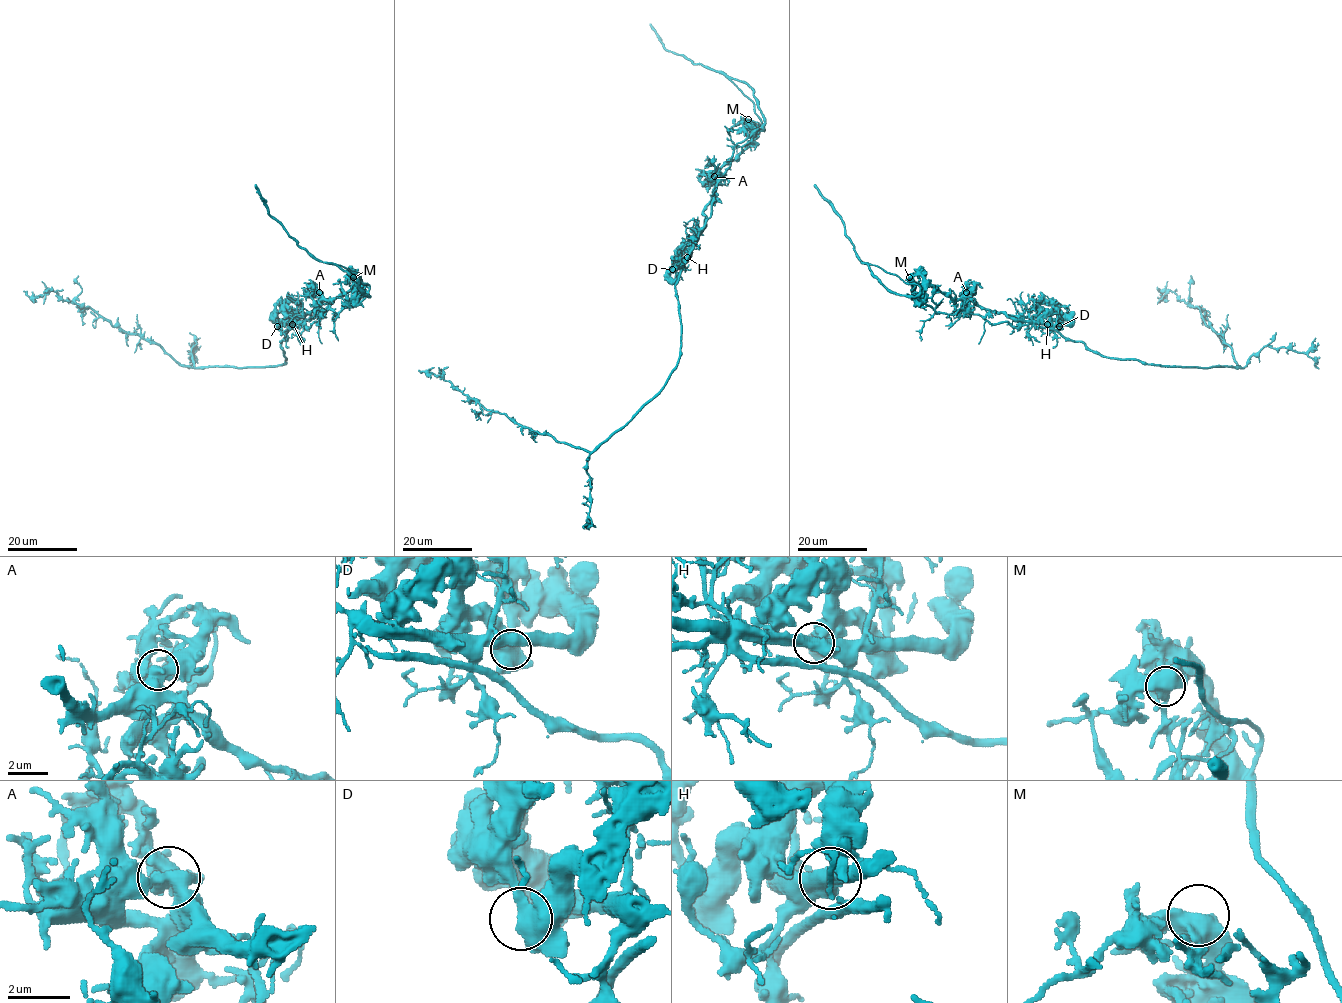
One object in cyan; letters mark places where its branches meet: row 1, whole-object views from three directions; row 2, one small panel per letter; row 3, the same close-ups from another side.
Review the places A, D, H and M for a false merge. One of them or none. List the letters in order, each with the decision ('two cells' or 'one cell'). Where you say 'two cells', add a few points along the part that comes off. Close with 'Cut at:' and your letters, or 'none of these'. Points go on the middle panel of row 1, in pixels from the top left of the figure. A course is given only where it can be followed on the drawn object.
A: one cell
D: one cell
H: two cells; course (687, 257), (675, 285), (681, 319), (677, 366), (666, 385), (592, 451), (521, 427), (439, 375), (418, 370)
M: one cell
Cut at: H

